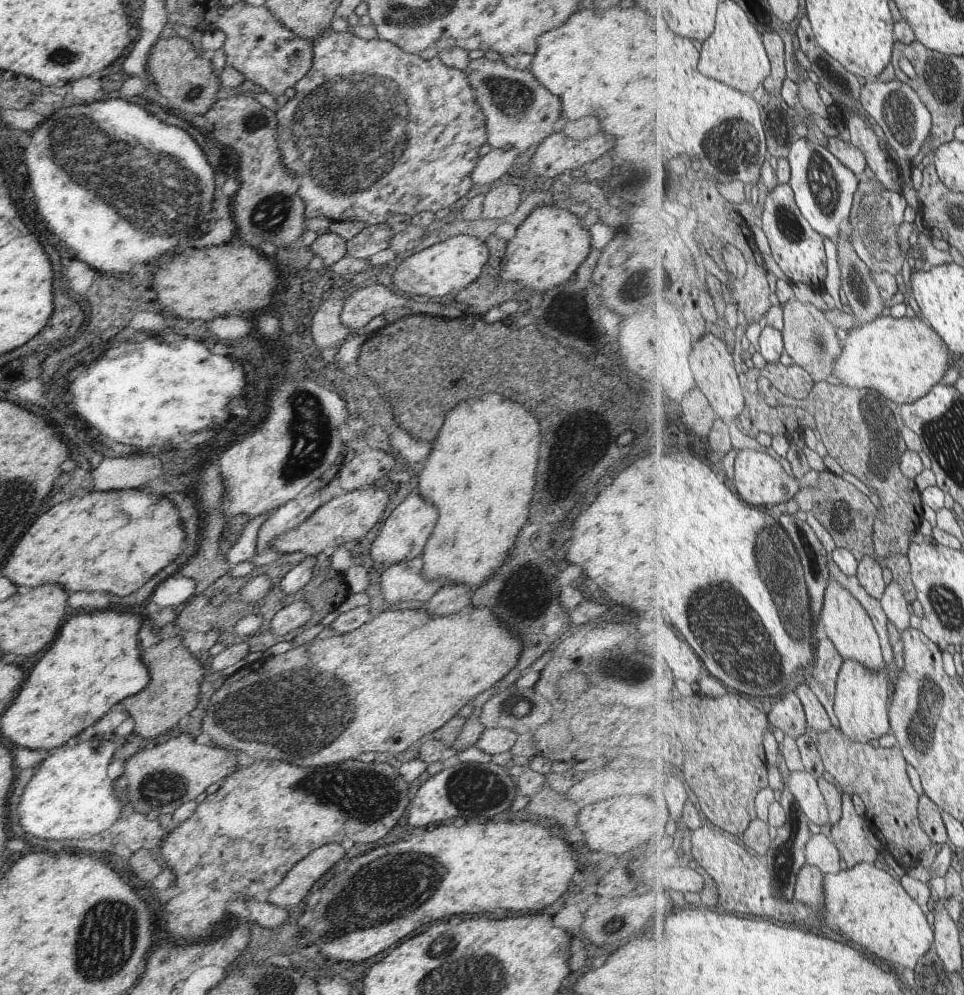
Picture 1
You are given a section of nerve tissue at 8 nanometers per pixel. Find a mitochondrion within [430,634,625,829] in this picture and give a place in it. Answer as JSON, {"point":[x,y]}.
{"point":[468,790]}

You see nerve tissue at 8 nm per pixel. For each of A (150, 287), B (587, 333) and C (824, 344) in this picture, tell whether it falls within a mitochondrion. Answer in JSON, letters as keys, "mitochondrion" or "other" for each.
{"A":"other","B":"other","C":"mitochondrion"}

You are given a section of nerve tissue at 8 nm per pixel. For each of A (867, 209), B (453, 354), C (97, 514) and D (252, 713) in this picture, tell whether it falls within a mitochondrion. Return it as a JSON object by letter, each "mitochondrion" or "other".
{"A":"mitochondrion","B":"mitochondrion","C":"other","D":"mitochondrion"}

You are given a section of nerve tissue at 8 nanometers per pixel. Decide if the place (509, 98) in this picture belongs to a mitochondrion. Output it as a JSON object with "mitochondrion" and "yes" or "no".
{"mitochondrion":"yes"}

